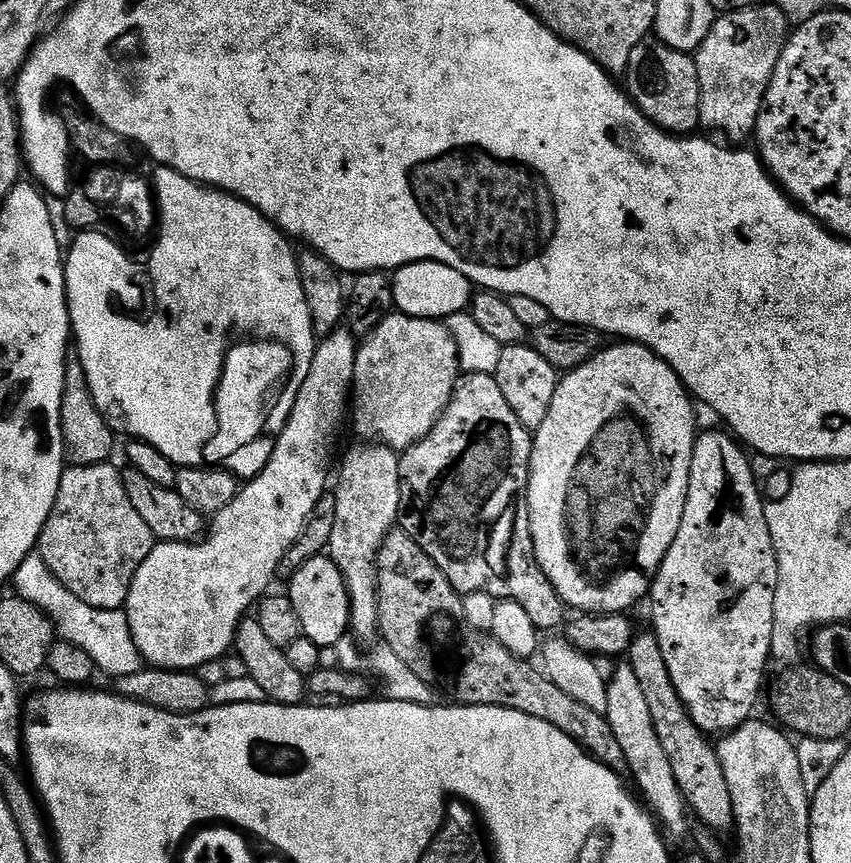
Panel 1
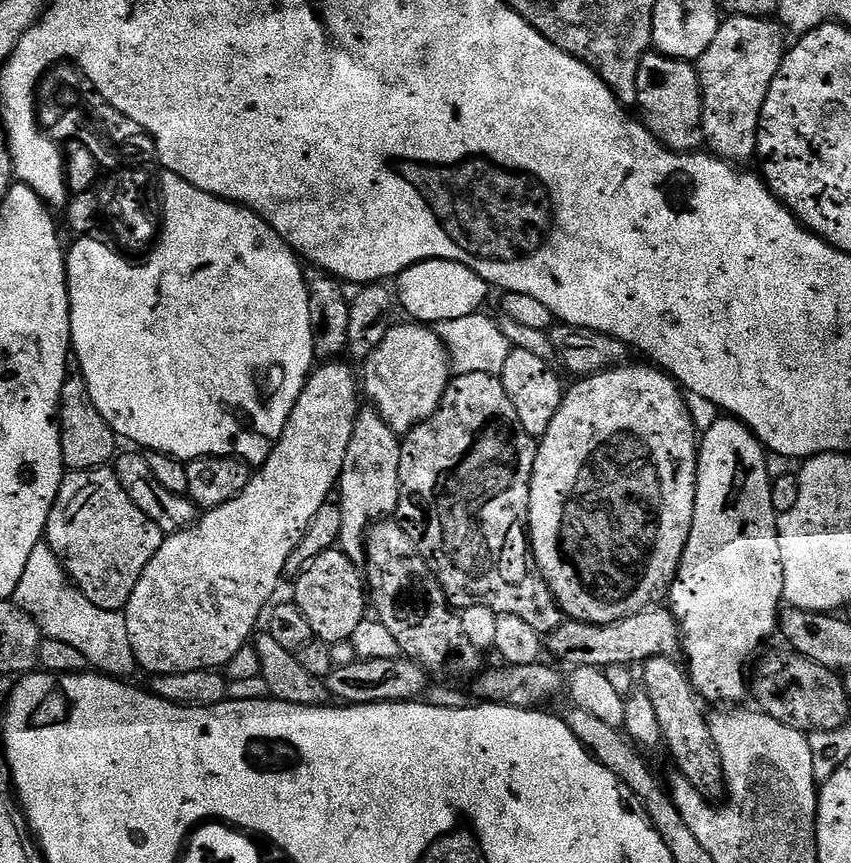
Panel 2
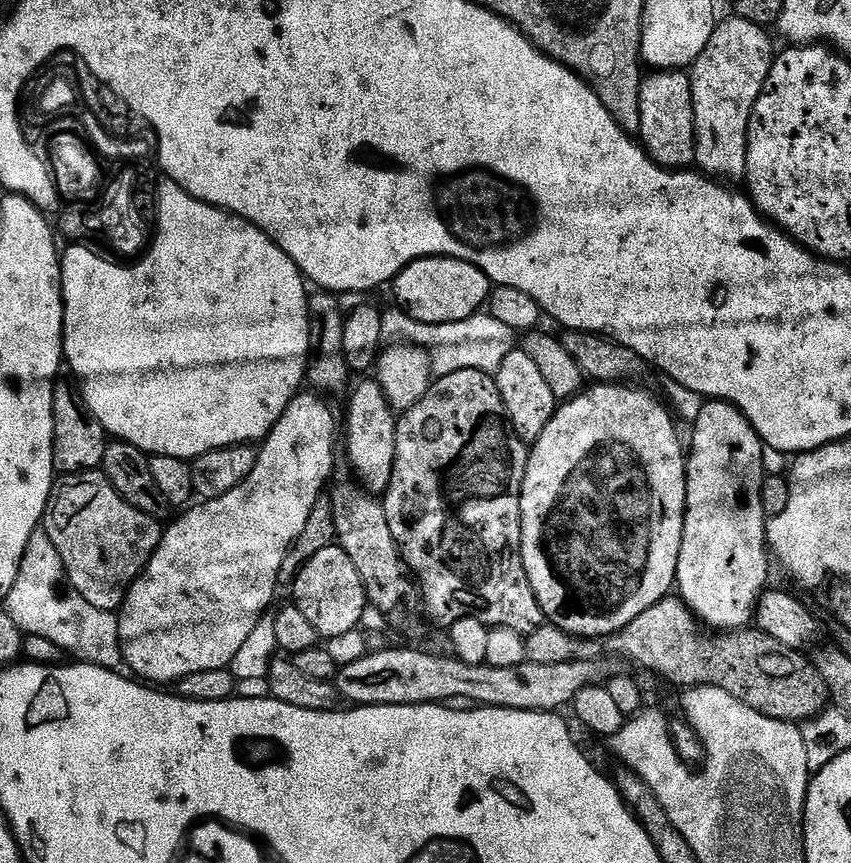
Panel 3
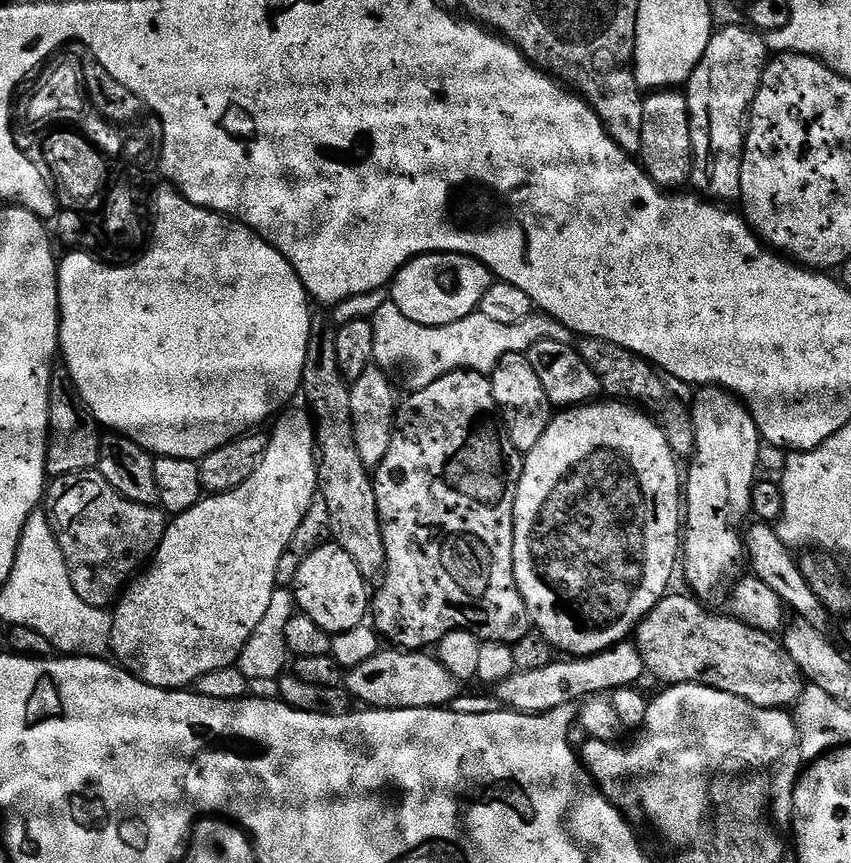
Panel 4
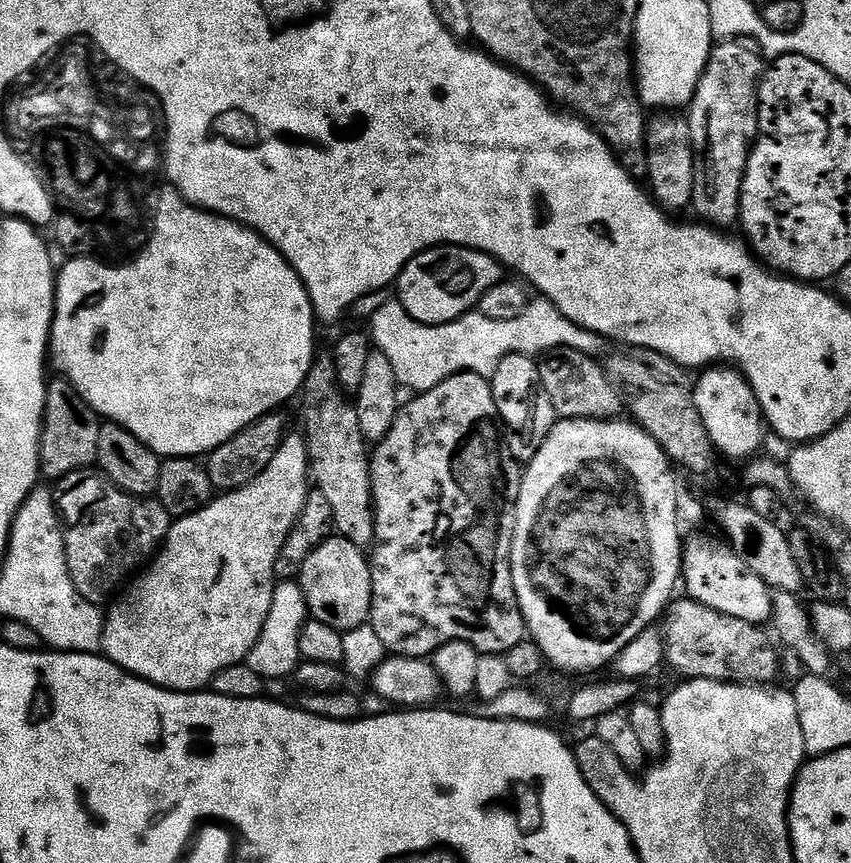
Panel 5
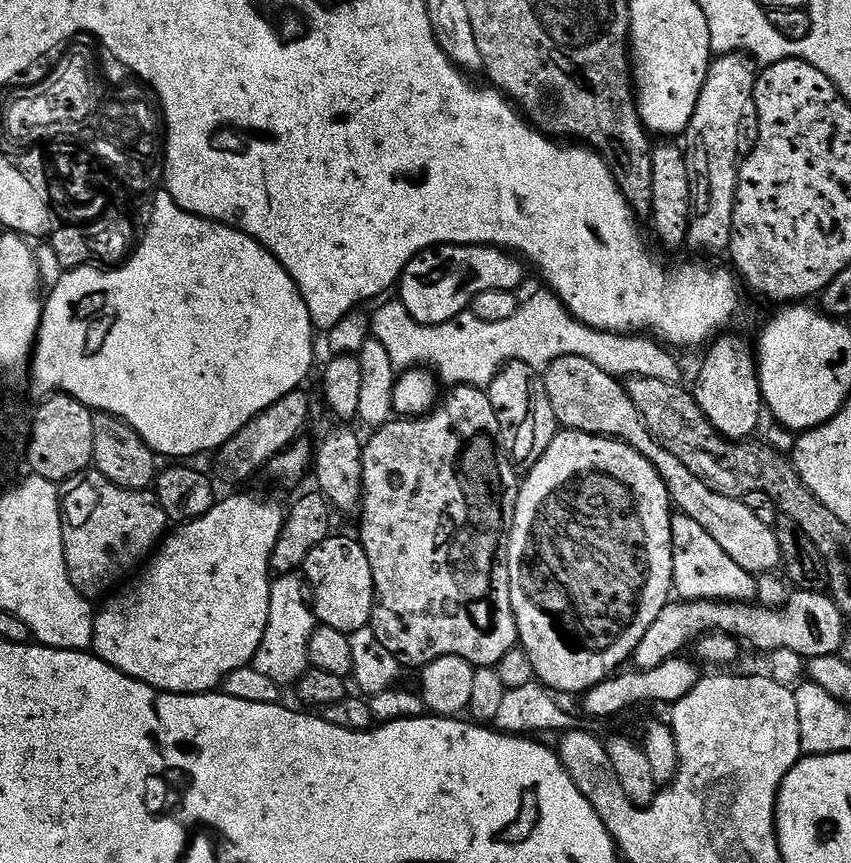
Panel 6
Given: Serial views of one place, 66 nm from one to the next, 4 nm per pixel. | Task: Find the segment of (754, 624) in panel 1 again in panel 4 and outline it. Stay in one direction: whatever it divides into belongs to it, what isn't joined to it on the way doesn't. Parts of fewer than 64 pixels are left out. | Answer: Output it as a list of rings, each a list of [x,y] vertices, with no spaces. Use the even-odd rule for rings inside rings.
[[[704,386],[697,392],[700,393],[696,401],[690,404],[696,450],[692,469],[686,472],[686,535],[682,540],[682,564],[688,567],[688,580],[698,591],[712,592],[735,570],[736,559],[739,556],[741,559],[746,552],[742,529],[752,510],[751,492],[758,480],[756,467],[760,464],[762,437],[747,407],[732,393],[715,386]]]

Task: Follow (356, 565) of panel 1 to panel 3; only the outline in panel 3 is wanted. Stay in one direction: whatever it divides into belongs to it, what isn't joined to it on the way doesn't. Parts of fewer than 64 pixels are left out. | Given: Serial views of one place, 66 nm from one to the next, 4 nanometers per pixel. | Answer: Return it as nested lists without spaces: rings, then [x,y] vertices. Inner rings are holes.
[[[369,382],[357,390],[348,400],[348,456],[360,475],[359,483],[369,493],[383,494],[388,490],[392,467],[396,457],[397,413],[389,404],[379,384]]]

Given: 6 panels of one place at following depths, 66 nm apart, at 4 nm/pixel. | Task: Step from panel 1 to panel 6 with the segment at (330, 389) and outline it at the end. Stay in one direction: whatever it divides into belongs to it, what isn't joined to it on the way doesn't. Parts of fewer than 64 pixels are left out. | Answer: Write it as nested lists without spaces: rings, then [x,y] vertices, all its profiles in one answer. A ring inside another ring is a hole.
[[[228,496],[225,500],[223,497],[217,502],[204,517],[198,517],[198,519],[188,523],[181,523],[175,529],[177,532],[174,533],[175,531],[173,531],[157,547],[147,567],[131,581],[133,584],[121,596],[113,595],[111,597],[113,600],[101,612],[99,609],[95,613],[96,621],[94,622],[91,651],[99,660],[114,666],[122,674],[126,674],[135,680],[141,680],[144,684],[148,684],[160,692],[197,696],[199,692],[219,689],[223,685],[224,679],[231,672],[251,665],[252,659],[256,657],[258,646],[266,634],[266,622],[270,614],[270,594],[272,593],[272,580],[270,579],[272,551],[280,537],[285,515],[285,509],[283,507],[280,509],[272,500],[259,500],[256,496]]]

